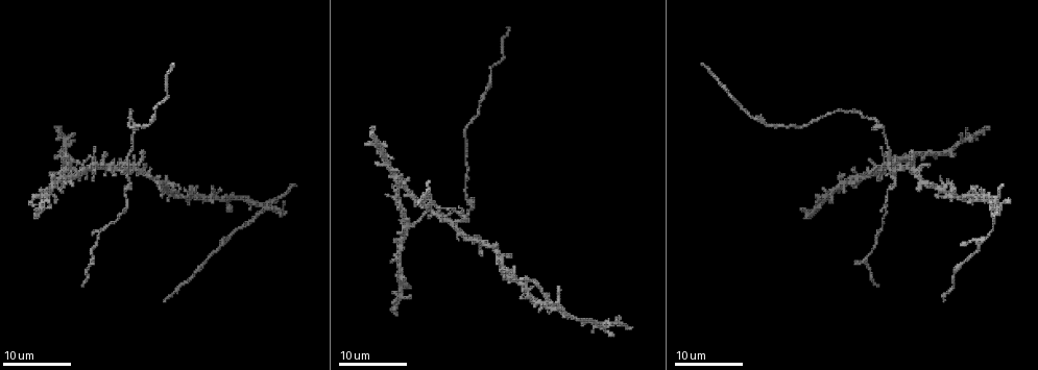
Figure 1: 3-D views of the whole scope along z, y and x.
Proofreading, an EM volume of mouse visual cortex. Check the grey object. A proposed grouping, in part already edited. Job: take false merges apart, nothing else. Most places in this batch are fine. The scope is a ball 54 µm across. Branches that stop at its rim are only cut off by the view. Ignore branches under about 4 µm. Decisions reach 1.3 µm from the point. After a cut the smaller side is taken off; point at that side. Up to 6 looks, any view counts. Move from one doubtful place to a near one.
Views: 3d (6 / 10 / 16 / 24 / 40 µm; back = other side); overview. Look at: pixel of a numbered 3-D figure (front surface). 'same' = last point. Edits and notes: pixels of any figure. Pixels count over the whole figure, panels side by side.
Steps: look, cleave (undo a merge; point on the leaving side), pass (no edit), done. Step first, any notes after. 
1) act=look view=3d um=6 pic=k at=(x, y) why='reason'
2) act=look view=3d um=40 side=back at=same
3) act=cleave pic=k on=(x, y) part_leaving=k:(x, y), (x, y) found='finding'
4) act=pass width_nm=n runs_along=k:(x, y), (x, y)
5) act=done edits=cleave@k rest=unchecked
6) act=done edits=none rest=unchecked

act=look view=3d um=16 pic=1 at=(395, 184) why='four arms meet'

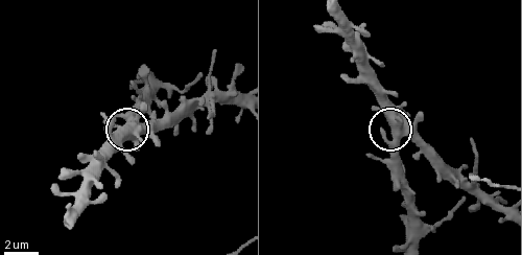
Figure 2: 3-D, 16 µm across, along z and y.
act=look view=3d um=10 pic=2 at=(394, 128) why='zoom in'

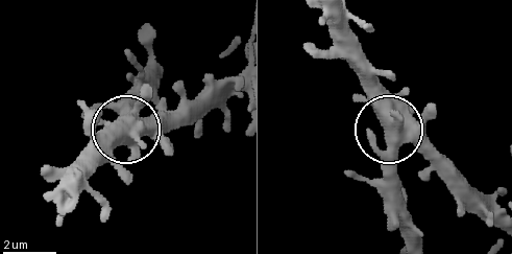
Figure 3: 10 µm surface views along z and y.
act=look view=3d um=10 side=back pic=3 at=(387, 130)

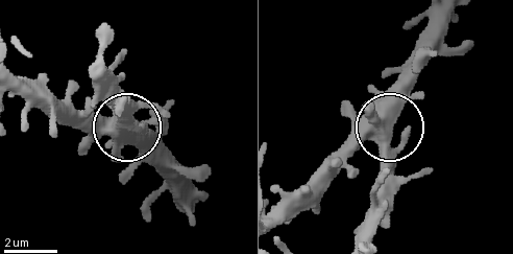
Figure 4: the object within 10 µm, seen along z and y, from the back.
act=pass found='one cell here'

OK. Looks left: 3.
act=look view=3d um=24 pic=1 at=(405, 222) why='branch point'

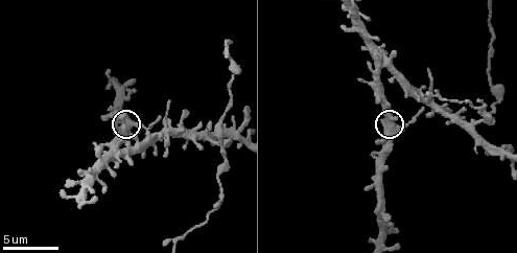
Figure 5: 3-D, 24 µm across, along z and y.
act=look view=3d um=10 pic=5 at=(389, 121)

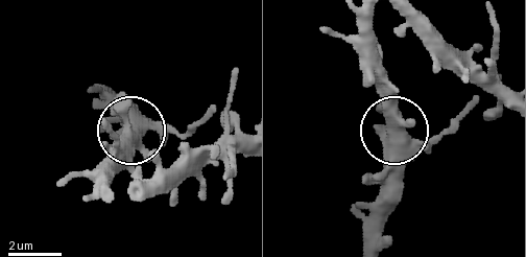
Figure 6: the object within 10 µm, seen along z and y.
act=pass width_nm=440 runs_along=6:(243, 135), (216, 112), (183, 133), (128, 131), (124, 162) found='one cell here'

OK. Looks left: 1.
act=done edits=none rest=unchecked

